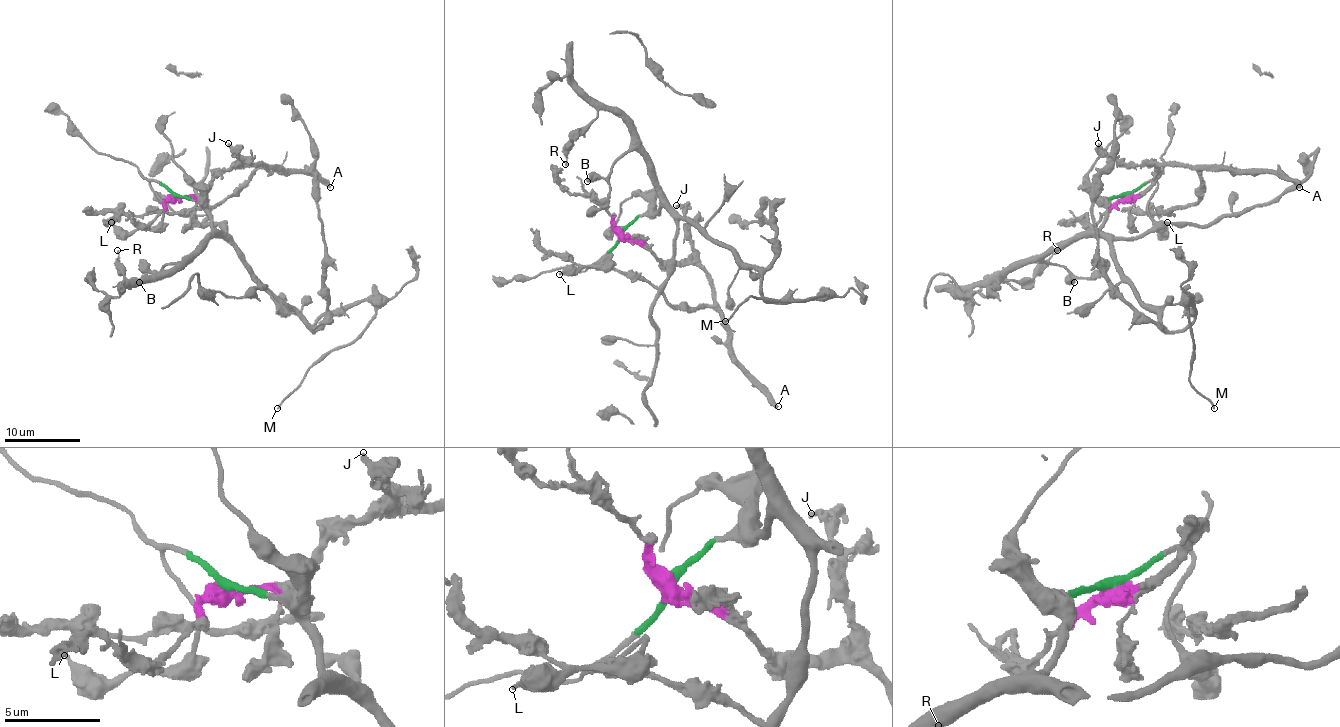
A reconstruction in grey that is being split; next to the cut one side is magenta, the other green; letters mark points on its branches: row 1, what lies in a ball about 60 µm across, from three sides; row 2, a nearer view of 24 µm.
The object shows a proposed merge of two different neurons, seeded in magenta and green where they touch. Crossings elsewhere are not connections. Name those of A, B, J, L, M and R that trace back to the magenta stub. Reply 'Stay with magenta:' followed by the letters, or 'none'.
Stay with magenta: A, J

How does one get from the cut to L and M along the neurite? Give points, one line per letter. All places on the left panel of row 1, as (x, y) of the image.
L: (173, 195), (152, 180), (150, 190), (163, 207), (163, 218), (154, 228), (120, 231), (110, 222)
M: (173, 195), (196, 201), (313, 330), (325, 315), (374, 305), (357, 338), (325, 353), (277, 408)

